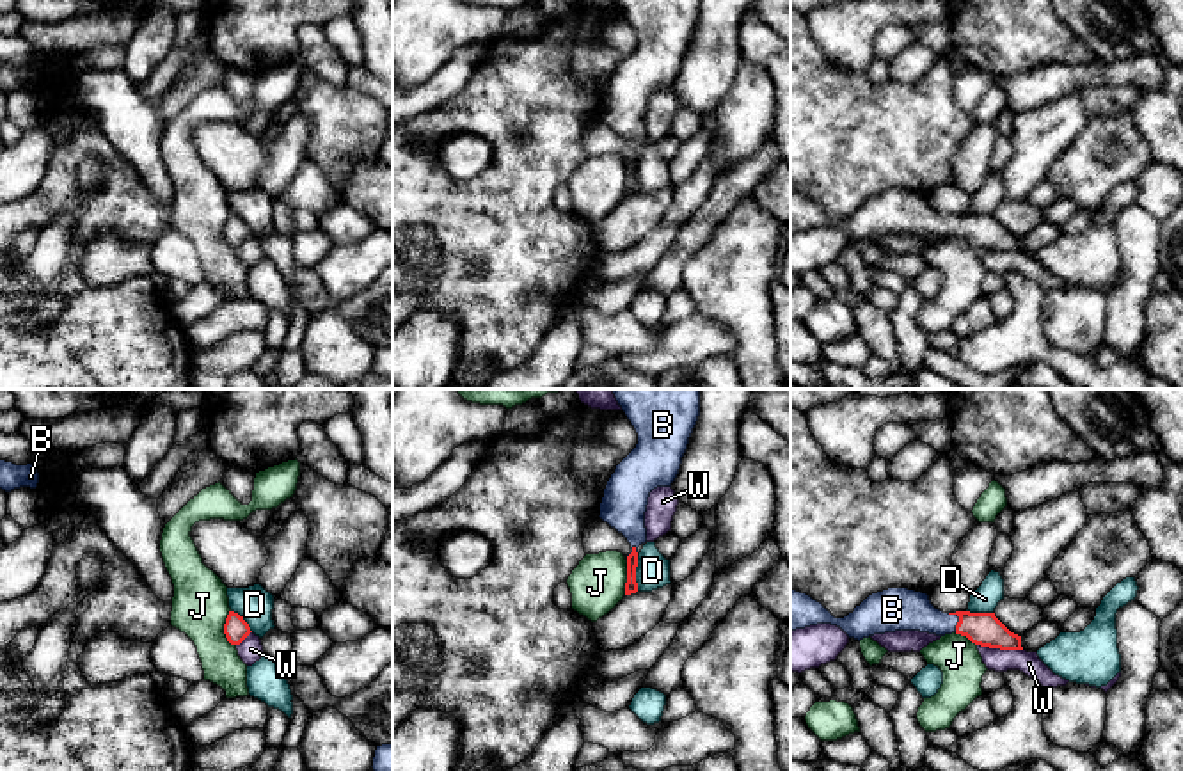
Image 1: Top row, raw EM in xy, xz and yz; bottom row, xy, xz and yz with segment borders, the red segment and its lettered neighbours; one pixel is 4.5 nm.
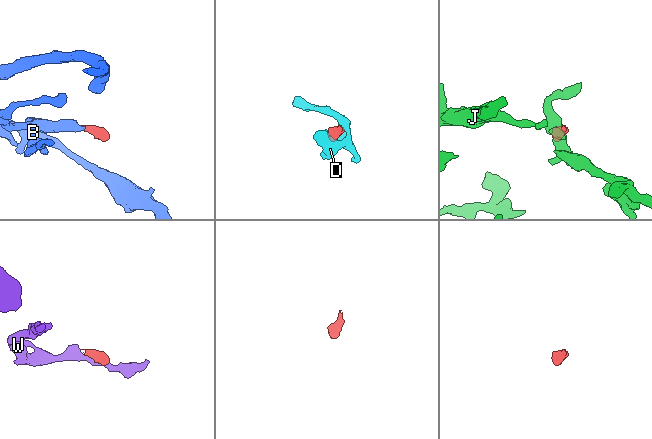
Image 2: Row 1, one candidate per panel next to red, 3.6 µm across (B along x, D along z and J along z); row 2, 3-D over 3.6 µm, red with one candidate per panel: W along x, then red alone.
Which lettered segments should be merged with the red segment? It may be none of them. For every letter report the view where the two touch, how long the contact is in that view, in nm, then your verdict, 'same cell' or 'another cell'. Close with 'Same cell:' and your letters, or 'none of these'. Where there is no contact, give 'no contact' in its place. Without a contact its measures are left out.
B: contact in yz; length 100 nm; same cell
D: contact in xz; length 160 nm; another cell
J: contact in xy; length 170 nm; another cell
W: contact in yz; length 220 nm; another cell
Same cell: B

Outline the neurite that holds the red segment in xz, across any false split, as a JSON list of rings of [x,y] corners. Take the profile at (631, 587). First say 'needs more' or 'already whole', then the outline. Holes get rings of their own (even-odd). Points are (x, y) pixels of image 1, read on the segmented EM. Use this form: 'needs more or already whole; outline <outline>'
needs more; outline [[[611,389],[618,405],[638,433],[636,448],[616,465],[600,503],[600,519],[622,533],[631,544],[627,554],[625,595],[638,592],[636,567],[638,547],[647,542],[645,512],[650,492],[671,487],[689,437],[700,416],[700,389]]]

